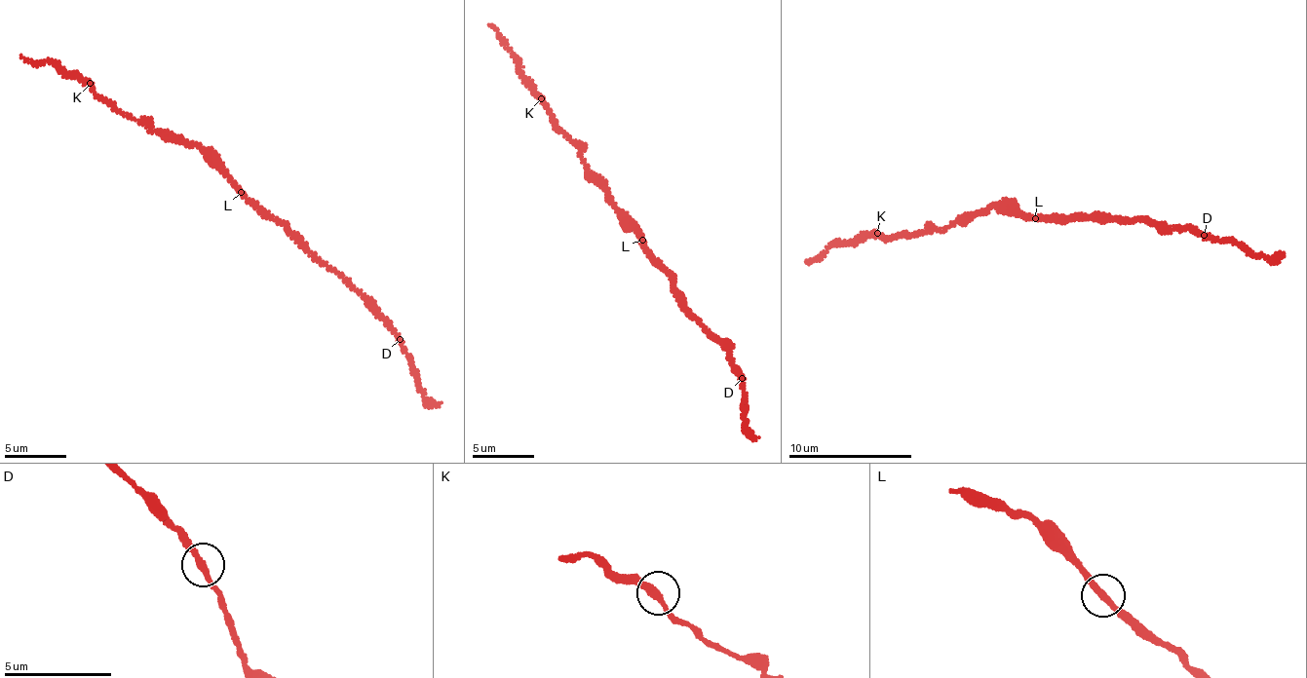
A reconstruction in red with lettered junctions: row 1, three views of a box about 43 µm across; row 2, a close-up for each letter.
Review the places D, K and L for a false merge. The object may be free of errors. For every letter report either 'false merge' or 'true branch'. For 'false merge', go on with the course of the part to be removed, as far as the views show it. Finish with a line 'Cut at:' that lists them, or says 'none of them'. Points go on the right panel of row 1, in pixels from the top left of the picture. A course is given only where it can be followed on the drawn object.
D: true branch
K: true branch
L: true branch
Cut at: none of them

